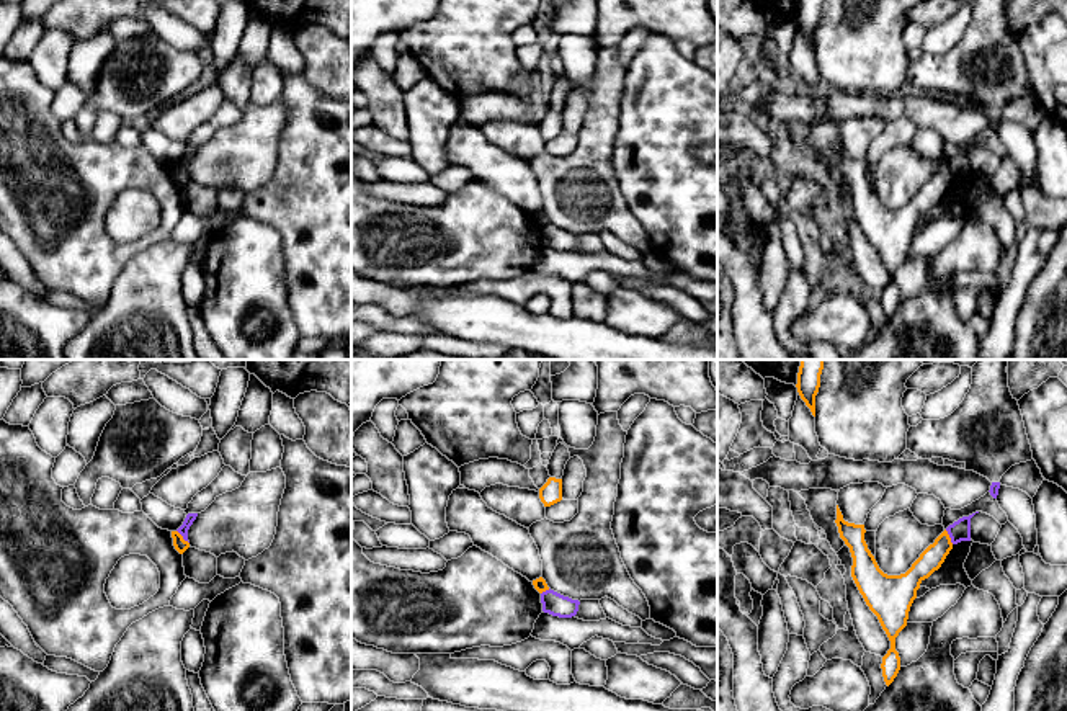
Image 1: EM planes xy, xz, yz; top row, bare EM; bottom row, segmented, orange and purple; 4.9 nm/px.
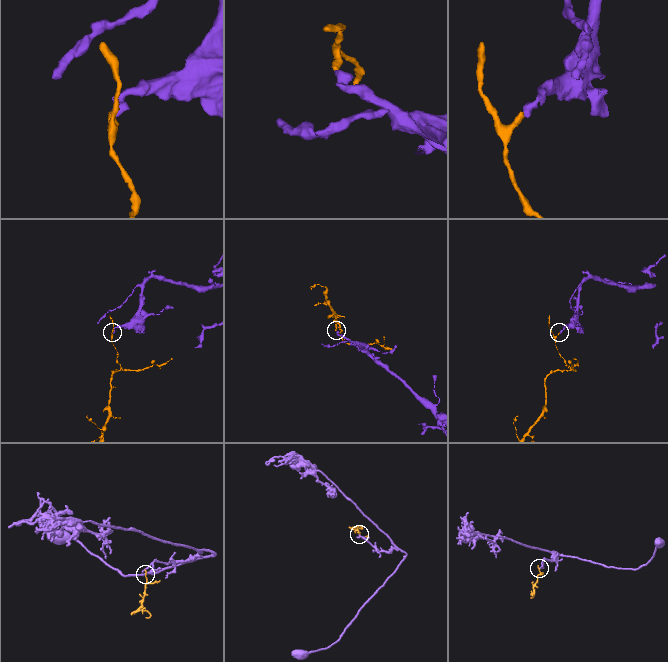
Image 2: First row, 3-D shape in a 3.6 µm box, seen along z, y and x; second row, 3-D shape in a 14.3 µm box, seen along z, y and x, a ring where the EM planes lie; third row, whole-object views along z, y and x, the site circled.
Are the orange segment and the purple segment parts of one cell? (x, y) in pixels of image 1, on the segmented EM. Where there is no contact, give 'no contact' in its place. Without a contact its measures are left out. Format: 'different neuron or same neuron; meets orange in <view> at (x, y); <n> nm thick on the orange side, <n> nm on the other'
different neuron; meets orange in xy at (182, 536); 70 nm thick on the orange side, 50 nm on the other

